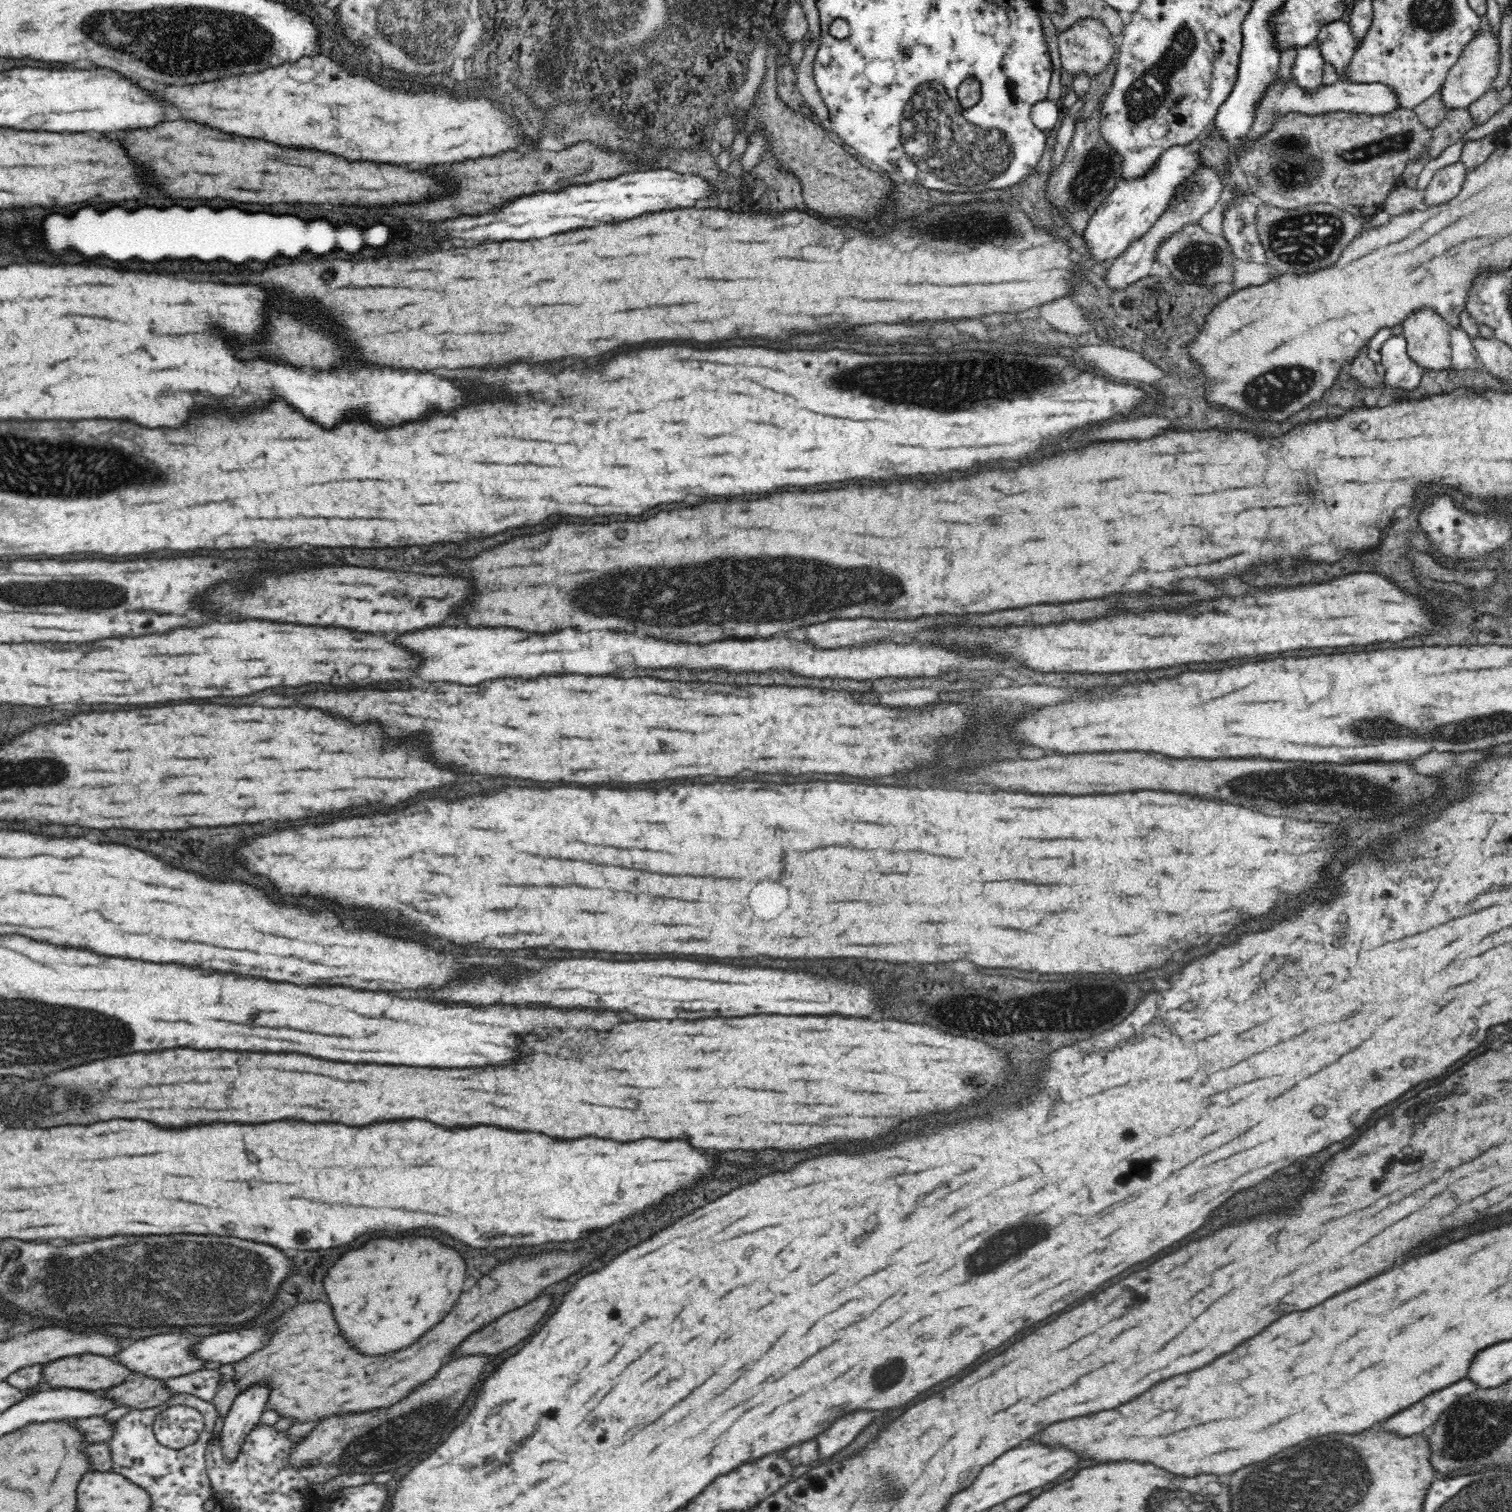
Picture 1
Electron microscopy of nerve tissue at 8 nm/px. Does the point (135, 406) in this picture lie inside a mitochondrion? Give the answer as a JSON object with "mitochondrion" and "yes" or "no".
{"mitochondrion":"no"}

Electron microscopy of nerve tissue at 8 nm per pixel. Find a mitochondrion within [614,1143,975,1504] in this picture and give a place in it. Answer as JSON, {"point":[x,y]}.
{"point":[889,1375]}

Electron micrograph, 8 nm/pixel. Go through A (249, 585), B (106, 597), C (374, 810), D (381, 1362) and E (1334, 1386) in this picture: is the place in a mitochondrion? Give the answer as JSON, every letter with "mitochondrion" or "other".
{"A":"other","B":"mitochondrion","C":"other","D":"other","E":"other"}

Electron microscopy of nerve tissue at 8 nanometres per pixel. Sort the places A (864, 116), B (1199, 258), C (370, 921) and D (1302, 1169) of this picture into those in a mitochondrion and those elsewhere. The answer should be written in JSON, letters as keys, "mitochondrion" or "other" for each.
{"A":"other","B":"mitochondrion","C":"other","D":"other"}

